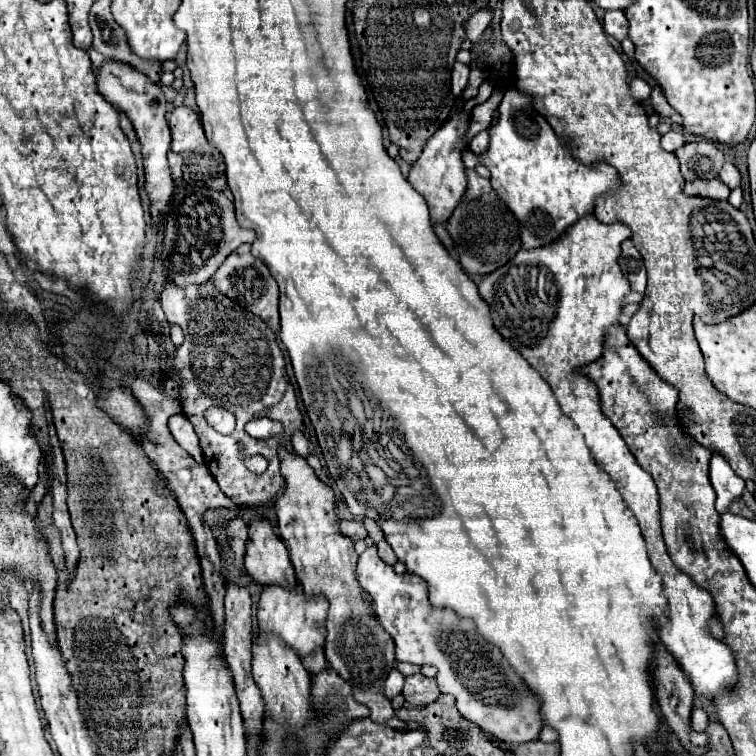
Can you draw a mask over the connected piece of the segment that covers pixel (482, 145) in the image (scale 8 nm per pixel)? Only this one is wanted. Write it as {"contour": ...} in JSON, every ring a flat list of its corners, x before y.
{"contour":[[487,130,477,134,469,144,469,149,476,155,483,154,488,149,489,133]]}

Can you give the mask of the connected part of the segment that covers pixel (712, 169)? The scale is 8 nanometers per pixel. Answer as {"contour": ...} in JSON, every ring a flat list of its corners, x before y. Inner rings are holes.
{"contour":[[708,140,688,142,676,150,676,156,680,160,682,174,688,182,698,178,714,178,718,176,724,164,722,150,718,148,718,144]]}

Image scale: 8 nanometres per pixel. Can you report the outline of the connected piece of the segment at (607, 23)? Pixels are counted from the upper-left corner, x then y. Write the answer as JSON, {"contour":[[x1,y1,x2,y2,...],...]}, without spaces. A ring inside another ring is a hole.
{"contour":[[614,10,614,12,606,12,604,16,604,30,616,38,618,42,622,42,628,36,628,20,624,16,624,12]]}

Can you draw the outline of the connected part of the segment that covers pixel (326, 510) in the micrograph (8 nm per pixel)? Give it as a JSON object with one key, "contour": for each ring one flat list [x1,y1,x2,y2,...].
{"contour":[[280,446,280,470,284,474,286,480,286,488,284,494,280,494,280,498,276,498,276,514,278,514,278,528,280,528,280,536,286,542,288,550,290,550,290,558,296,570,296,578,302,584,306,594,324,594,330,602,330,610,328,610,328,618,326,618,326,642,324,642,324,652,326,652,326,660,328,664,352,686,354,690,354,698,370,708,370,718,376,724,386,724,390,728,402,730,406,728,406,724,396,718,394,708,390,704,390,700,382,694,384,682,388,672,394,668,394,642,390,638,388,632,384,632,384,628,380,626,380,622,374,616,368,592,360,588,360,584,356,582,356,550,354,550,354,542,340,534,338,528,338,516,336,516,336,500,334,500,334,490,330,486,326,486,316,472,308,466,306,458,298,456,296,452,288,452,284,446]]}

